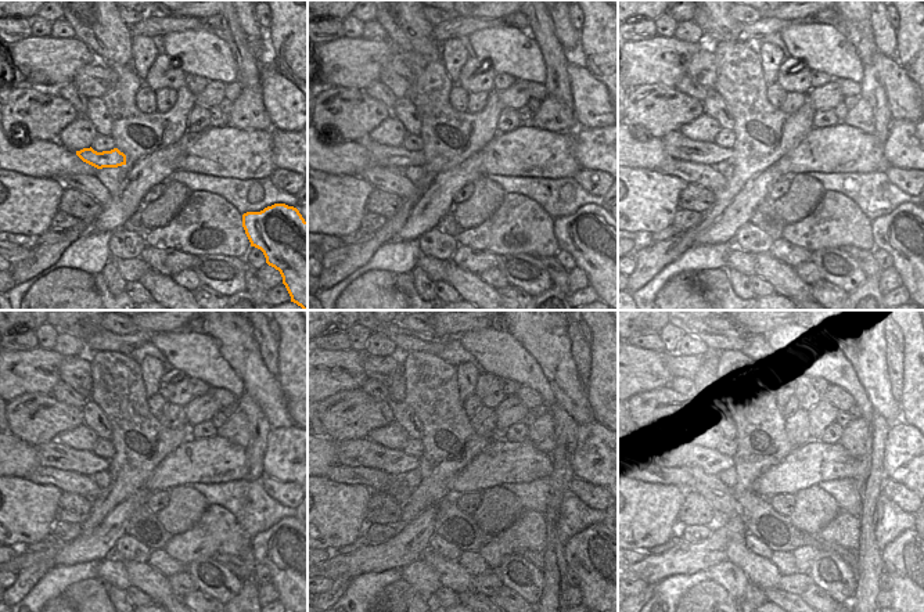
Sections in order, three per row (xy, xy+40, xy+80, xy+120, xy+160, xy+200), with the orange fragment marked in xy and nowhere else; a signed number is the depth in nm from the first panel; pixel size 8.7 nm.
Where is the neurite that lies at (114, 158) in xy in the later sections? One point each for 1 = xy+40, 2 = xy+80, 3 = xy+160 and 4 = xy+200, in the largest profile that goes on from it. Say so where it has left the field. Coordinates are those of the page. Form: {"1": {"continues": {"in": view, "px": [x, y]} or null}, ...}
{"1": {"continues": {"in": "xy+40", "px": [387, 157]}}, "2": {"continues": {"in": "xy+80", "px": [679, 147]}}, "3": {"continues": {"in": "xy+160", "px": [369, 454]}}, "4": {"continues": {"in": "xy+200", "px": [679, 456]}}}

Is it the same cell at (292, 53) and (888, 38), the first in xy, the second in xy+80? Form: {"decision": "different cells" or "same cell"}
{"decision": "different cells"}

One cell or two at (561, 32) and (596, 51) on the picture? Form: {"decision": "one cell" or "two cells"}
{"decision": "two cells"}

